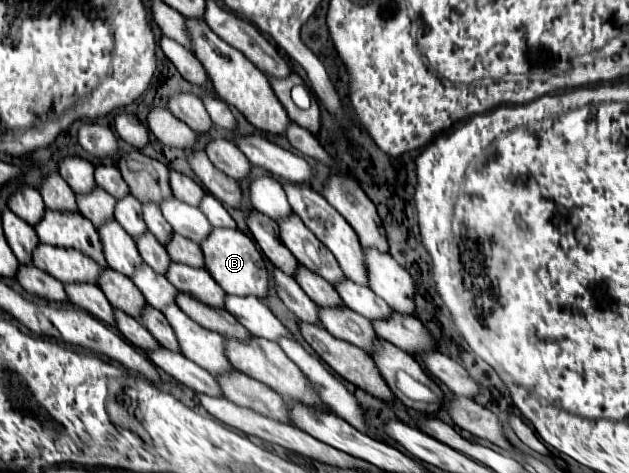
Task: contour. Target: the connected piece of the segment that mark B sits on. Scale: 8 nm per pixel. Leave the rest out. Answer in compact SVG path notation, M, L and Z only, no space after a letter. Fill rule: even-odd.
M213 229L211 235L201 243L205 255L205 267L211 277L223 287L227 295L253 295L257 299L267 299L269 291L269 275L257 245L237 229ZM265 269L265 277L263 275Z

